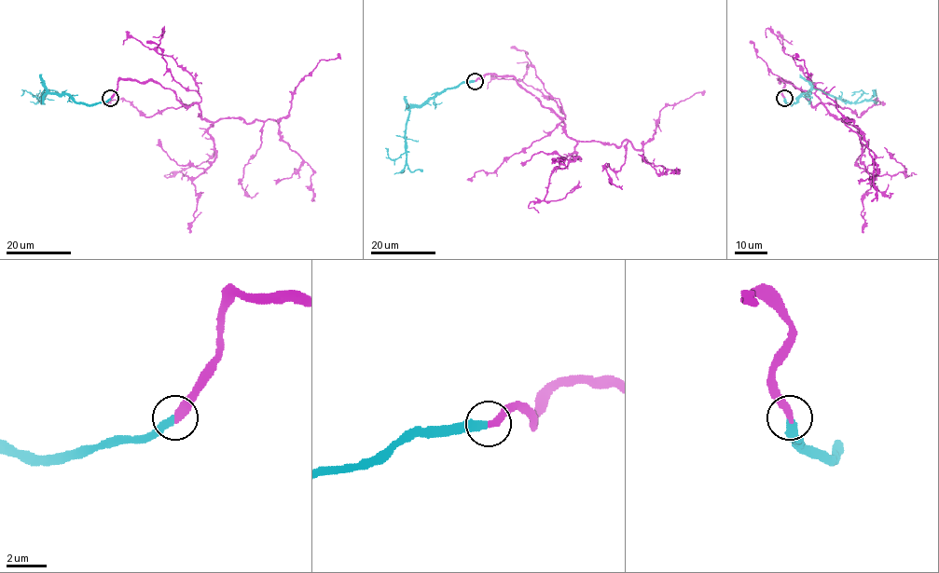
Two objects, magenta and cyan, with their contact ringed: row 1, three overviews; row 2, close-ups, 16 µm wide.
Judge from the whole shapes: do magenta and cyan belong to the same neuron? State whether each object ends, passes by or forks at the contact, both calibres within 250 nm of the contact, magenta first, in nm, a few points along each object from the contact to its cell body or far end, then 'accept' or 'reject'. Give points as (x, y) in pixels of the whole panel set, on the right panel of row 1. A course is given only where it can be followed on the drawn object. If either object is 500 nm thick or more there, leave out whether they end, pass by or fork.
magenta ends | cyan ends | 400/400 nm | magenta via (784, 98), (780, 78), (801, 89), (813, 106), (822, 103), (845, 121), (853, 120), (815, 88), (797, 53) | cyan via (784, 98), (791, 104), (812, 89), (849, 102), (868, 101), (876, 93), (875, 90), (876, 96) | accept

